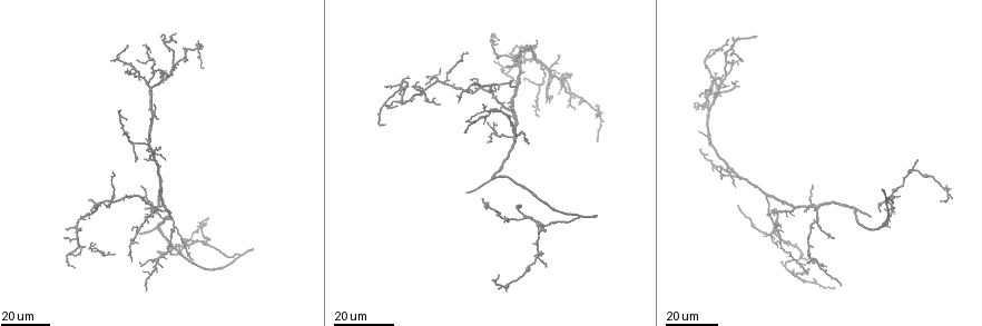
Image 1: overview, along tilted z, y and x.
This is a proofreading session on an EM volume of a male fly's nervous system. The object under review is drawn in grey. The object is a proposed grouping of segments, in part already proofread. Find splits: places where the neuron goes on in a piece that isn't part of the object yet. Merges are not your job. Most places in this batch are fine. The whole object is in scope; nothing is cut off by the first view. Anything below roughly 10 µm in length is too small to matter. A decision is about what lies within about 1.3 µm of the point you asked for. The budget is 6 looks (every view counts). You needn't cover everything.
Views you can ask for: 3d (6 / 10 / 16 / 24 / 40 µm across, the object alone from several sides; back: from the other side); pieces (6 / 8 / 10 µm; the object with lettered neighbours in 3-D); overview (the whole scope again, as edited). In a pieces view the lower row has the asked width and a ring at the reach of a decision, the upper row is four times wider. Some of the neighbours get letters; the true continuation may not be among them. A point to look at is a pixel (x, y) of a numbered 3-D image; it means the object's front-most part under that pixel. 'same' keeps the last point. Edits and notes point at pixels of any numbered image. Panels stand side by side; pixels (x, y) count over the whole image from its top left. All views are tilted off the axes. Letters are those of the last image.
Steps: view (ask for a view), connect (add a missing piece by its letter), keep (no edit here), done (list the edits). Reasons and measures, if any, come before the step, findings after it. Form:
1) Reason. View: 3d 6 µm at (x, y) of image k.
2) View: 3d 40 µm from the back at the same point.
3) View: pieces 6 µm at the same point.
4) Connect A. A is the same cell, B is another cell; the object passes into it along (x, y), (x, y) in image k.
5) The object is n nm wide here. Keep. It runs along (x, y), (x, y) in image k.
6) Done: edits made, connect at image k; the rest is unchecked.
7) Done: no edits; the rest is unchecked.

End of a long branch. View: 3d 40 µm at (756, 37) of image 1.

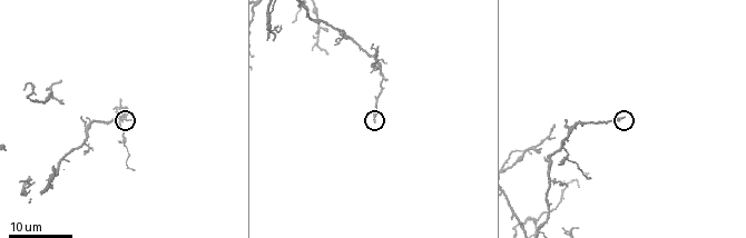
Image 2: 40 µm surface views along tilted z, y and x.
What lies round it. View: pieces 6 µm at (373, 120) of image 2.

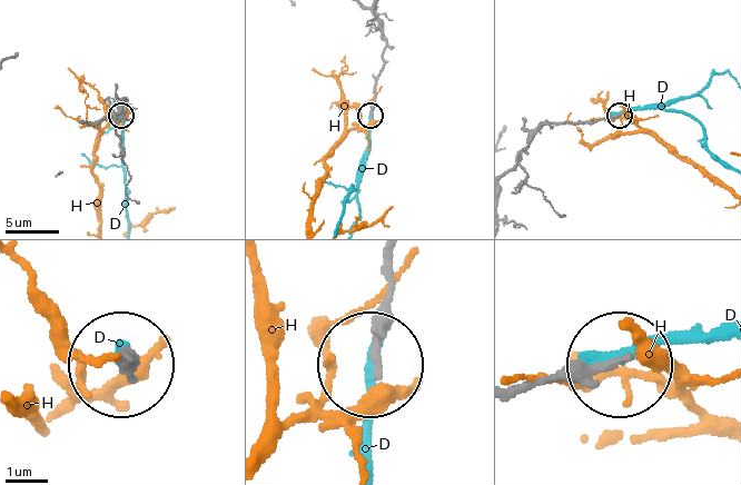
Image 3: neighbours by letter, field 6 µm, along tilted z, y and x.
Keep. D and H are other cells; it runs along (367, 9), (386, 45), (369, 112) in image 3; no lettered piece goes on from it.

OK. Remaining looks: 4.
Tapers out. View: 3d 40 µm at (112, 171) of image 1.

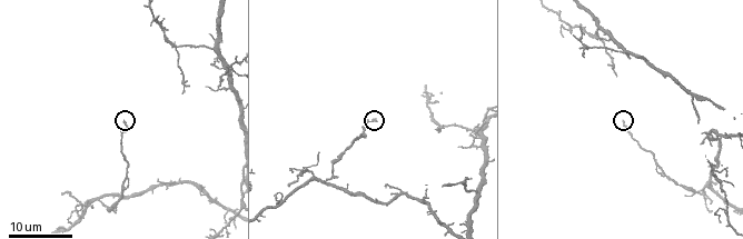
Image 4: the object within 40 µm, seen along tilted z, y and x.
View: pieces 10 µm at (622, 122) of image 4.

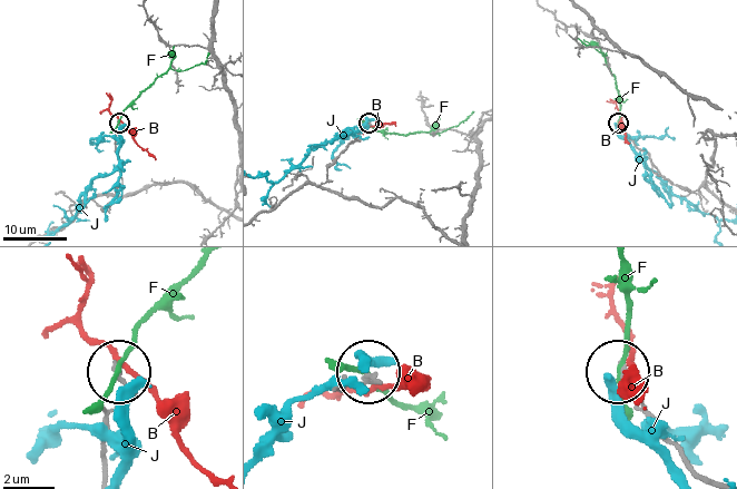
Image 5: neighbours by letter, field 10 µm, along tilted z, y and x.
Keep. B, F and J are other cells; no lettered piece goes on from it.

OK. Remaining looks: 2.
Free end. View: 3d 40 µm at (140, 235) of image 1.

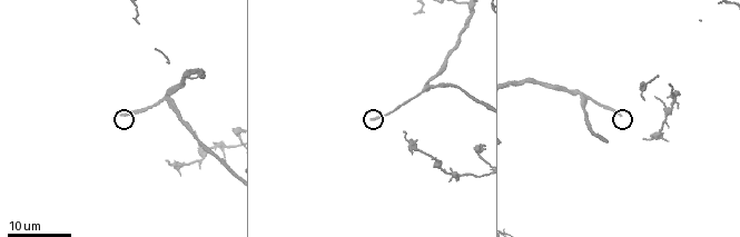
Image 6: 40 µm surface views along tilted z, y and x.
View: pieces 8 µm at (121, 113) of image 6.

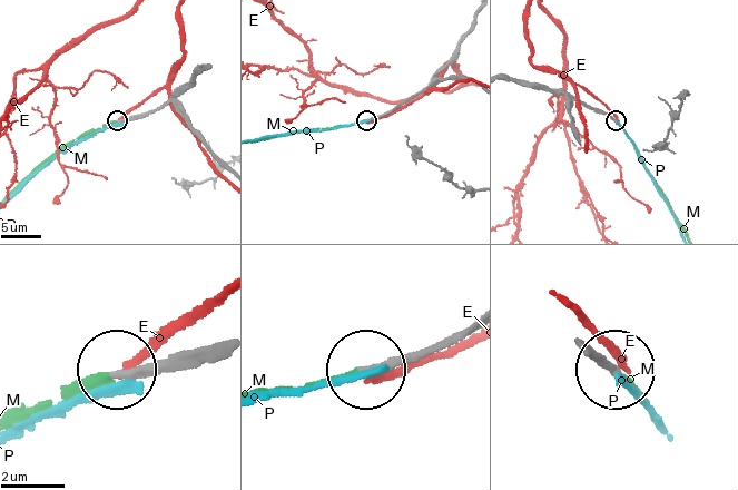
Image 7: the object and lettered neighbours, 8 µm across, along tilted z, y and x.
Connect M. M is the same cell, E and P are other cells; the object passes into it along (186, 348), (10, 411) in image 7; it goes on there.

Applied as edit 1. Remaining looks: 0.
Done: edits made, connect at image 7; the rest is unchecked.

